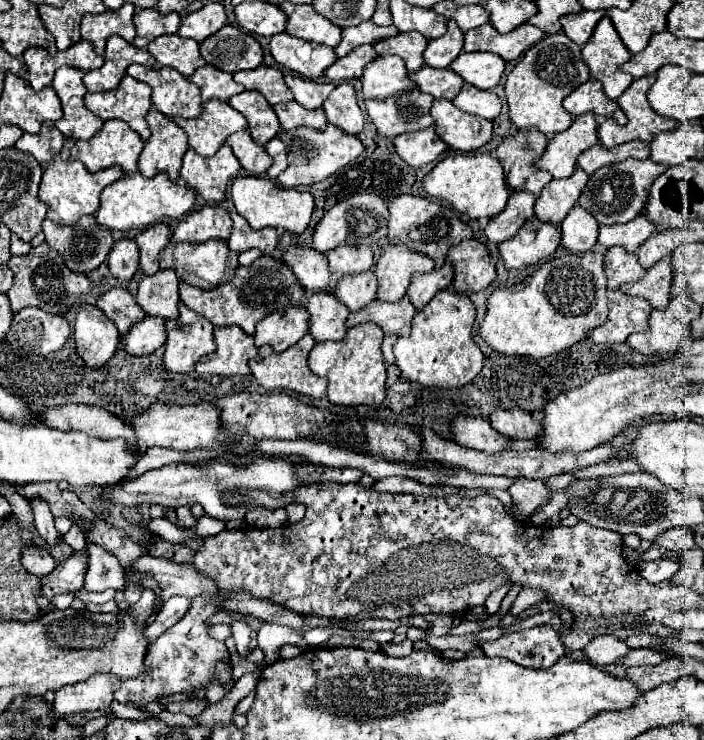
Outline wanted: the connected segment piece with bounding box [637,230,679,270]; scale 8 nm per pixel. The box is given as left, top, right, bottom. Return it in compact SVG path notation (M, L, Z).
M675 230L669 232L655 232L651 238L643 242L643 246L637 250L639 264L649 270L655 262L659 262L663 256L669 256L679 246L679 236Z

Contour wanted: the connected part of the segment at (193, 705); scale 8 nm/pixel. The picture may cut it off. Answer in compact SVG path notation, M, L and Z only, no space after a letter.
M185 700L185 702L169 702L169 712L185 712L187 716L199 716L209 706L209 700Z

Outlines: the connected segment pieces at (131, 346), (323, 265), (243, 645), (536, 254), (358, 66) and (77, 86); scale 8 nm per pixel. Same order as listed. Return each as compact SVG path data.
M145 316L129 330L127 336L121 338L121 344L133 356L147 356L147 354L153 354L157 348L161 348L165 340L167 340L167 334L165 334L163 318Z
M289 248L283 260L307 290L321 292L327 288L331 274L325 254L313 248Z
M233 622L231 624L231 632L233 632L233 638L235 638L235 644L237 644L237 652L239 656L247 658L249 656L249 634L251 634L251 628L245 624L245 622Z
M533 218L525 226L521 226L513 240L499 244L499 254L507 270L517 270L521 266L547 260L559 246L559 240L559 226Z
M365 44L365 46L357 46L355 50L351 50L345 58L339 58L335 64L331 64L325 70L325 76L333 82L345 82L345 80L355 80L361 78L363 68L375 60L379 54L375 52L373 46Z
M61 66L55 72L51 84L63 106L63 118L57 120L55 126L67 138L77 138L77 140L93 138L101 130L103 120L93 112L89 112L83 104L83 96L87 92L83 84L83 72L71 66Z

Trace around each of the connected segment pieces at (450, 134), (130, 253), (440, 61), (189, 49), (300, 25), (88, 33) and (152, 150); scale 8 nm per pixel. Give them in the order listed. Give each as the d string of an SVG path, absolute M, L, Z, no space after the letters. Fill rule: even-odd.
M435 100L431 116L435 120L435 132L453 150L473 152L491 140L493 124L489 120L471 116L453 106L449 100Z
M131 238L117 240L111 254L109 254L107 264L109 264L111 274L117 280L129 282L139 266L139 248L137 248L135 240L131 240Z
M449 20L447 32L441 38L429 42L423 54L425 64L431 68L445 68L461 54L461 50L463 50L463 32L455 24L455 20Z
M177 34L155 38L153 42L149 42L147 50L155 58L153 66L157 68L171 66L183 76L191 76L197 68L205 66L205 60L199 54L199 44Z
M283 2L279 6L289 22L285 32L295 36L295 38L303 38L307 42L317 42L317 44L325 44L335 48L341 40L341 28L331 24L325 16L317 14L313 10L313 6L309 4L291 4L291 2ZM301 32L301 34L297 34Z
M123 4L119 10L107 10L103 14L87 14L81 20L81 38L91 42L95 52L103 56L105 42L109 36L117 34L127 42L135 38L133 12L135 12L133 4Z
M151 110L147 114L147 124L151 128L151 138L139 156L139 172L147 178L155 172L167 172L173 182L179 178L181 160L187 152L187 134L161 112Z

